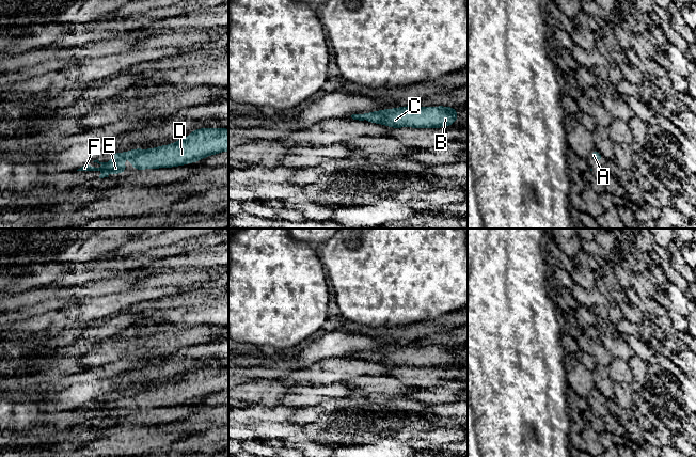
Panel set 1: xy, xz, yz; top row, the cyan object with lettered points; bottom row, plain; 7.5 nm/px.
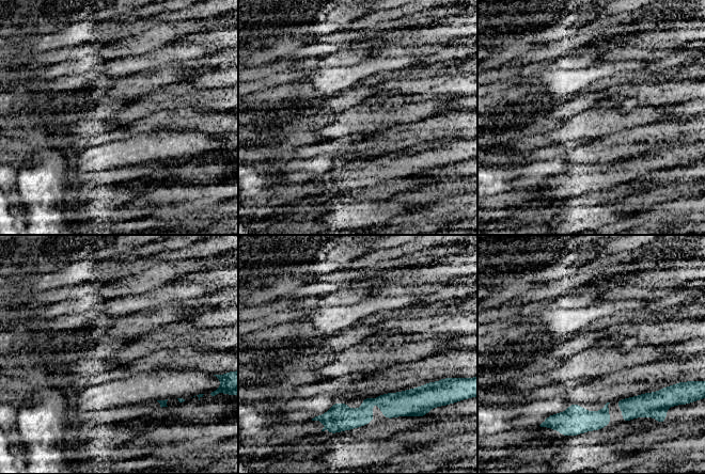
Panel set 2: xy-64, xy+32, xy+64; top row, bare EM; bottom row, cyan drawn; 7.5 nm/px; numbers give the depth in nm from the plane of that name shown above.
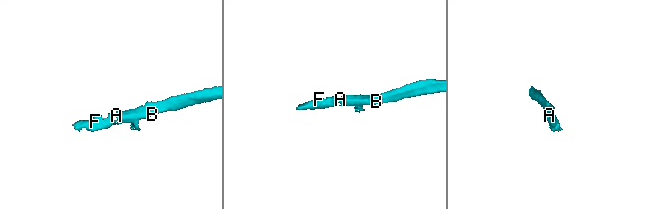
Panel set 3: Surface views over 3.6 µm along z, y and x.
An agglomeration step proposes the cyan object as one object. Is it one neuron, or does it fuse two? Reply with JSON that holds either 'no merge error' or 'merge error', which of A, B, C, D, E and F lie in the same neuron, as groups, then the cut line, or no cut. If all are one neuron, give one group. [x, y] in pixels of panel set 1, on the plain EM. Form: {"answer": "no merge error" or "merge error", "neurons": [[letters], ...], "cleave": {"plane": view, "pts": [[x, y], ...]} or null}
{"answer": "no merge error", "neurons": [["A", "B", "C", "D", "E", "F"]], "cleave": null}

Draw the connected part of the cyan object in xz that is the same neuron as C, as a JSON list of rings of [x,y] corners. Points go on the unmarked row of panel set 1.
[[[399,346],[368,352],[352,353],[353,359],[390,365],[391,367],[440,367],[454,363],[459,356],[450,346]]]

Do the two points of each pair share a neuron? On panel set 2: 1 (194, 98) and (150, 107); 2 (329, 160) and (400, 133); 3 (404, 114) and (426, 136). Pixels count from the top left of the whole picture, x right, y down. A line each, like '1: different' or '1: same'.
1: same
2: different
3: different

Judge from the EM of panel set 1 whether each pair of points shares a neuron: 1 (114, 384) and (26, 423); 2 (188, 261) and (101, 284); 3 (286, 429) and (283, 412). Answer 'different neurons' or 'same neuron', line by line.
1: different neurons
2: different neurons
3: different neurons

